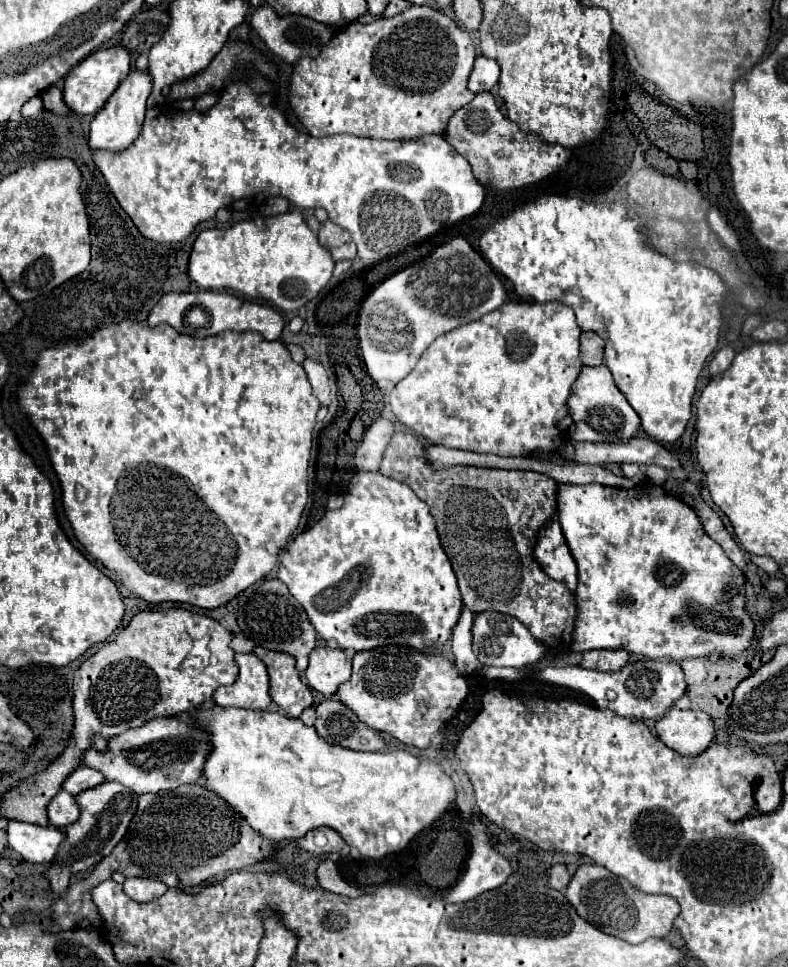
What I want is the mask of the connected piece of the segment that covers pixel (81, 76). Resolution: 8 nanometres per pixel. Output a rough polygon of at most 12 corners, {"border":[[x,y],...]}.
{"border":[[102,48],[64,80],[64,102],[96,114],[132,70],[126,48]]}

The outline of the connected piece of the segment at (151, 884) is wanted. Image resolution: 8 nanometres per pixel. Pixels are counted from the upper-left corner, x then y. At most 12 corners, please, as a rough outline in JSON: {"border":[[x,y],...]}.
{"border":[[126,878],[124,892],[136,902],[166,894],[164,882]]}

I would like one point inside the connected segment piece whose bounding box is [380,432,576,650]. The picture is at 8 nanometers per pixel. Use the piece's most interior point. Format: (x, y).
(488, 519)

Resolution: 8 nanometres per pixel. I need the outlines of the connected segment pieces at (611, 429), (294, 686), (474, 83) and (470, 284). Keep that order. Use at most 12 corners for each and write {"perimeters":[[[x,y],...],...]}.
{"perimeters":[[[606,366],[580,372],[570,438],[624,442],[640,418]],[[262,646],[254,654],[270,674],[270,696],[288,716],[312,706],[296,660]],[[478,56],[468,78],[474,94],[490,90],[500,78],[500,66]],[[464,236],[362,302],[372,380],[400,382],[442,334],[506,302]]]}

